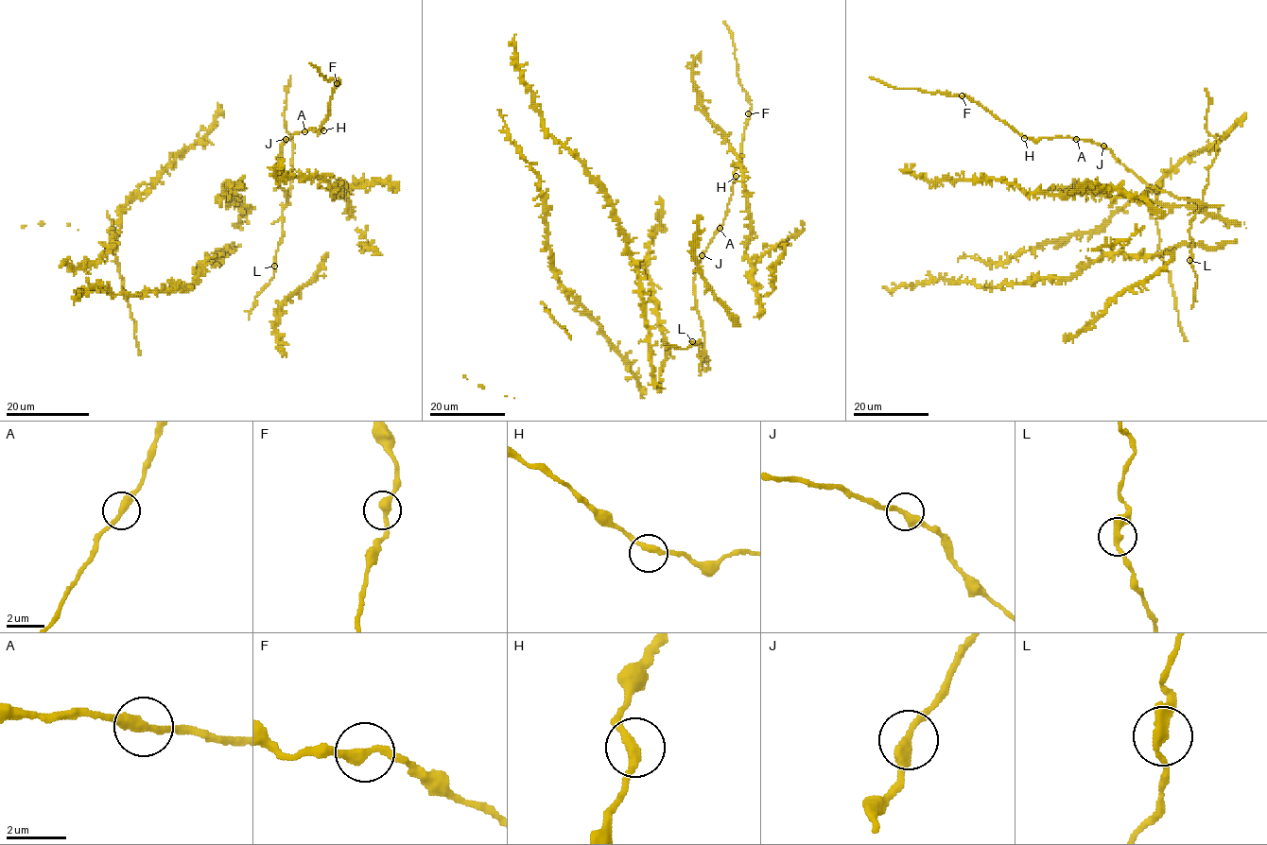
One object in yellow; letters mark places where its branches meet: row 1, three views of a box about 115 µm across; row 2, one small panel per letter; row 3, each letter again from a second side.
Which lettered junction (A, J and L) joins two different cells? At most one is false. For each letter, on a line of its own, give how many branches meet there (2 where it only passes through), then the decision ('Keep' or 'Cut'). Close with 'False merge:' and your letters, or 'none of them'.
A: Branches: 2. Keep
J: Branches: 2. Keep
L: Branches: 2. Keep
False merge: none of them

